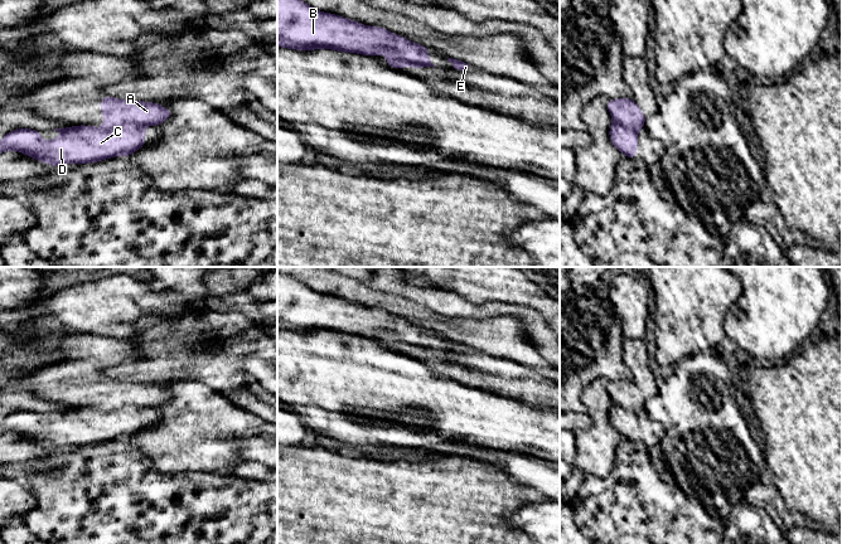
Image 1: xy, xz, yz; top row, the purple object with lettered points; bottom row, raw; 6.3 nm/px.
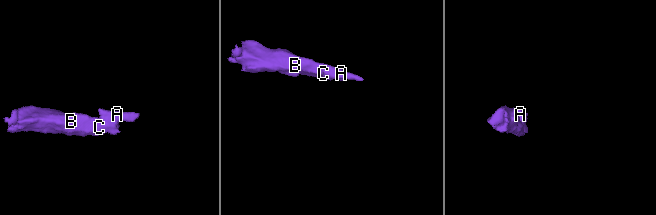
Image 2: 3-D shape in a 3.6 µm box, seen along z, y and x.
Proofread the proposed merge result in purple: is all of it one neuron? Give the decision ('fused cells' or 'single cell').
fused cells

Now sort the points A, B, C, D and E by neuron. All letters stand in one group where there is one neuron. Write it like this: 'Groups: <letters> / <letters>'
Groups: A E / B C D

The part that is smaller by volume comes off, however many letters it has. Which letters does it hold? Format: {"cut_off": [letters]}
{"cut_off": ["A", "E"]}

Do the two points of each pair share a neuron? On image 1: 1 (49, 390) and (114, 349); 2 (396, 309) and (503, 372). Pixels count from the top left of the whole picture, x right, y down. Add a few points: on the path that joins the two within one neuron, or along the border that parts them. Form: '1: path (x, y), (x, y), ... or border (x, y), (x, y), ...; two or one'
1: path (66, 383), (97, 354); one
2: border (494, 358), (512, 360), (523, 367); two

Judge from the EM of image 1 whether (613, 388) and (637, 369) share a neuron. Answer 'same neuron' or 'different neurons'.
same neuron

